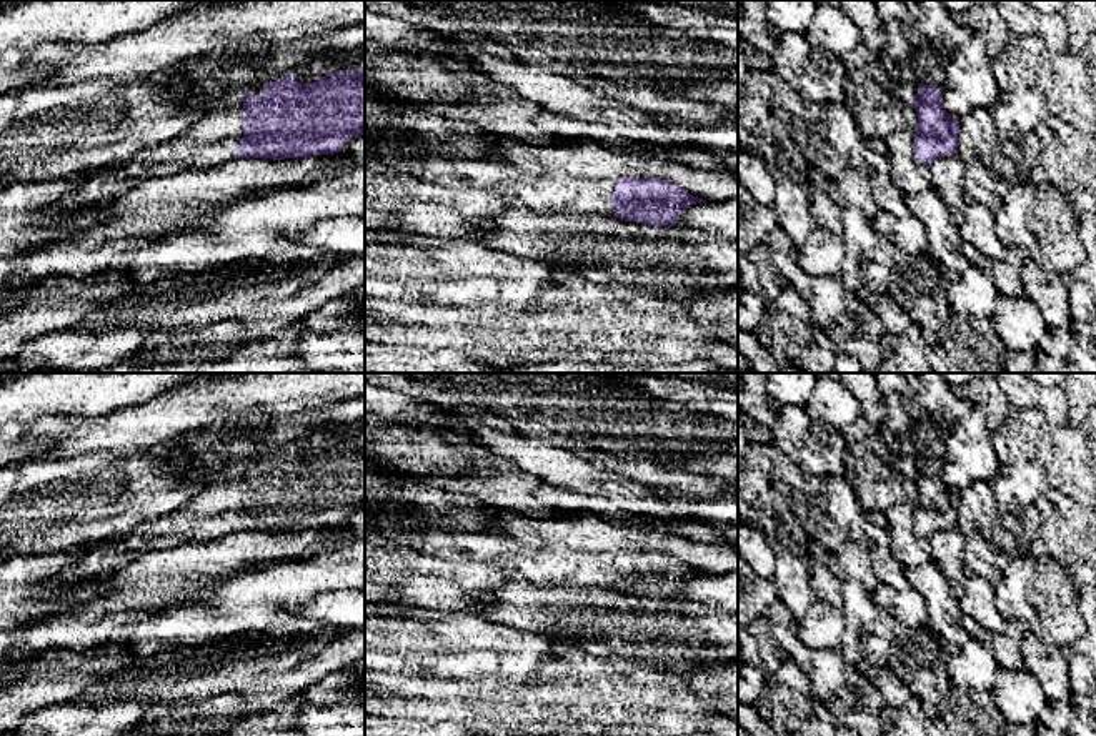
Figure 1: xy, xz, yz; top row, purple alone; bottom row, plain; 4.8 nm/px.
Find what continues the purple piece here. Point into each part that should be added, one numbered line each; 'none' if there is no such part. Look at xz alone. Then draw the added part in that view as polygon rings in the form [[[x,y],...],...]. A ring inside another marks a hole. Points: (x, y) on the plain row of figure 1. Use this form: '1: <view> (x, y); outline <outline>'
1: xz (547, 565); outline [[[383,526],[383,531],[388,530],[395,530],[403,545],[420,553],[458,563],[503,566],[530,584],[615,588],[610,569],[616,561],[616,551],[590,553],[551,545],[533,548],[515,538],[485,531],[410,531],[401,526]]]

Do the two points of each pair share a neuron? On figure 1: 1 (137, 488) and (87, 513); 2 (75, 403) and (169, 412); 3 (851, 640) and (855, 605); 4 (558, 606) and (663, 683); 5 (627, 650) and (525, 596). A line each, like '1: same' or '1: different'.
1: same
2: different
3: same
4: same
5: same

